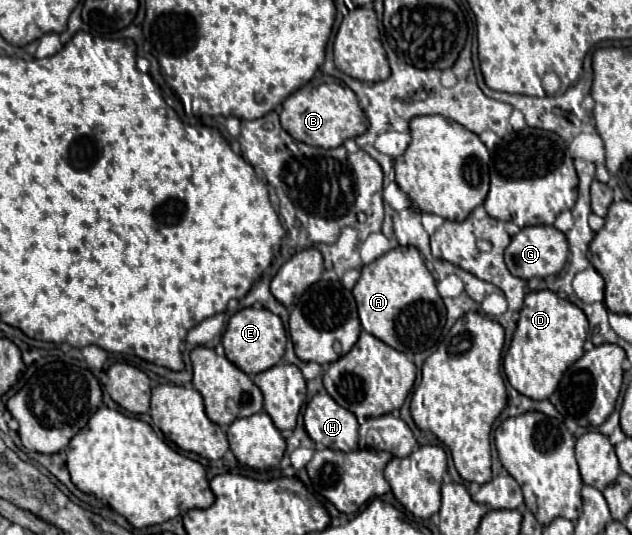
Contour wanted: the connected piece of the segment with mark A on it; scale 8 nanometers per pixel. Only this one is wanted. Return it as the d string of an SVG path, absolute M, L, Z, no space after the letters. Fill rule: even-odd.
M416 247L390 249L380 259L364 265L352 295L358 305L362 327L386 345L414 355L438 343L446 323L446 309L436 291L434 277Z

